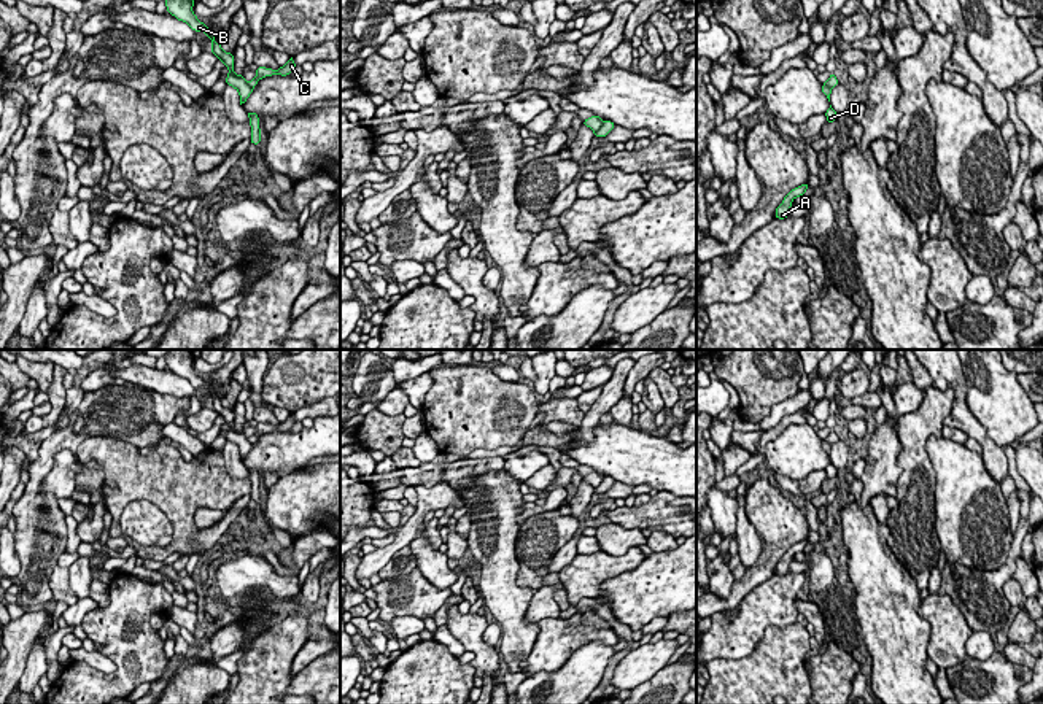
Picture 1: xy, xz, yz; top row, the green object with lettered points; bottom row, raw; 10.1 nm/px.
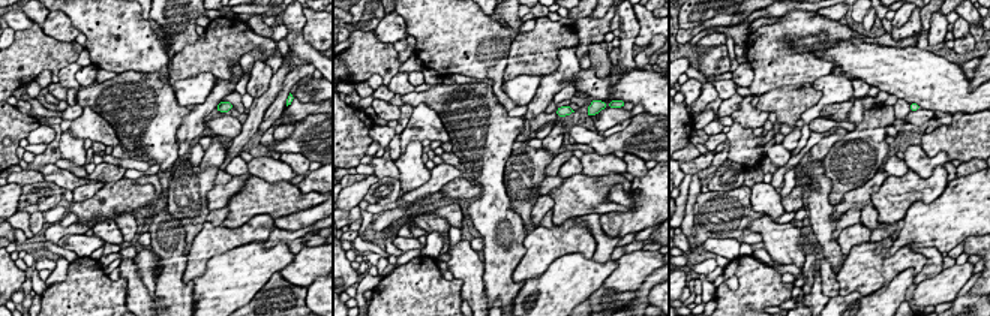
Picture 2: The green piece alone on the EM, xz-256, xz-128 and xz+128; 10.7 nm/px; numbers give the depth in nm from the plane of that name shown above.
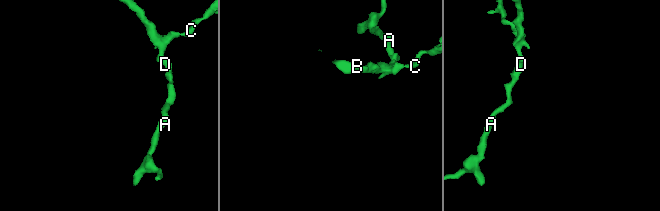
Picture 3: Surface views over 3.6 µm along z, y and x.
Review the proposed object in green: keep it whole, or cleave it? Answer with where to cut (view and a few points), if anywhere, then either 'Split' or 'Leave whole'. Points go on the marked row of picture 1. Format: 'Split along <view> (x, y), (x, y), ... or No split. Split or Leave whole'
Split along xz (604, 123), (595, 132). Split

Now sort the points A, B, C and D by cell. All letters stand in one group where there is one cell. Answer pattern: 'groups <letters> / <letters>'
groups A B D / C

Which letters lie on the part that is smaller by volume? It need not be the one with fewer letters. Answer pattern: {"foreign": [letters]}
{"foreign": ["A", "B", "D"]}

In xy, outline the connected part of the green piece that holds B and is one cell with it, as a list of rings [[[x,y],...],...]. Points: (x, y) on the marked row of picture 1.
[[[164,0],[164,3],[167,6],[167,11],[178,21],[189,24],[194,32],[207,33],[205,37],[213,41],[211,52],[224,62],[224,67],[231,70],[227,73],[226,84],[235,87],[240,95],[240,105],[245,103],[253,89],[248,86],[242,75],[234,73],[234,56],[231,52],[226,52],[221,44],[215,41],[215,33],[192,13],[194,0]]]

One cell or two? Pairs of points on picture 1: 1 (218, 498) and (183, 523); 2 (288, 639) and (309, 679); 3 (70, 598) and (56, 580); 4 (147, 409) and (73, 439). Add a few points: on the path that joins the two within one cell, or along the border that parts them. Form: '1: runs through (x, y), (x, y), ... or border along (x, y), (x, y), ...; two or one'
1: runs through (207, 498), (199, 498), (185, 512); one
2: border along (294, 676), (286, 687); two
3: runs through (65, 593), (61, 585); one
4: runs through (129, 412), (107, 412), (91, 428); one

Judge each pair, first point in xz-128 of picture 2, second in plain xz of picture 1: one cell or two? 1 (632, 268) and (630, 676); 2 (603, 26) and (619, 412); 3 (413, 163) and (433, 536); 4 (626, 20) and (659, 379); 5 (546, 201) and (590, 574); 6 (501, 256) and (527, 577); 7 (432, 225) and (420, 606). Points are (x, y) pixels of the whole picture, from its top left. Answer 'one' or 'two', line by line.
1: one
2: two
3: two
4: two
5: two
6: two
7: one

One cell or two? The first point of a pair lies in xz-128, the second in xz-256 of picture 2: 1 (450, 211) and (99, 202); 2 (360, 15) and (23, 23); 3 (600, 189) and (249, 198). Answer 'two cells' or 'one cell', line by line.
1: two cells
2: two cells
3: one cell

